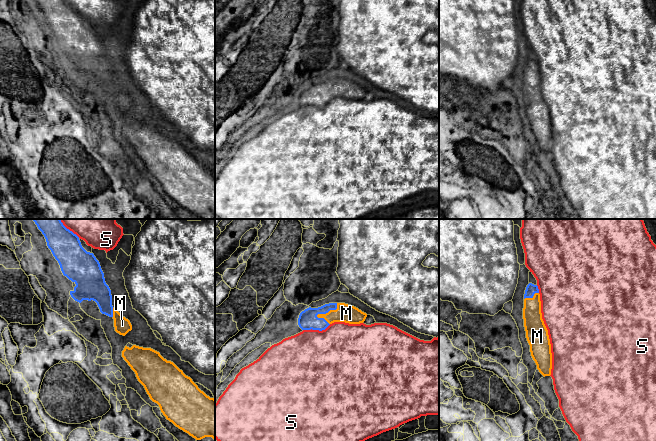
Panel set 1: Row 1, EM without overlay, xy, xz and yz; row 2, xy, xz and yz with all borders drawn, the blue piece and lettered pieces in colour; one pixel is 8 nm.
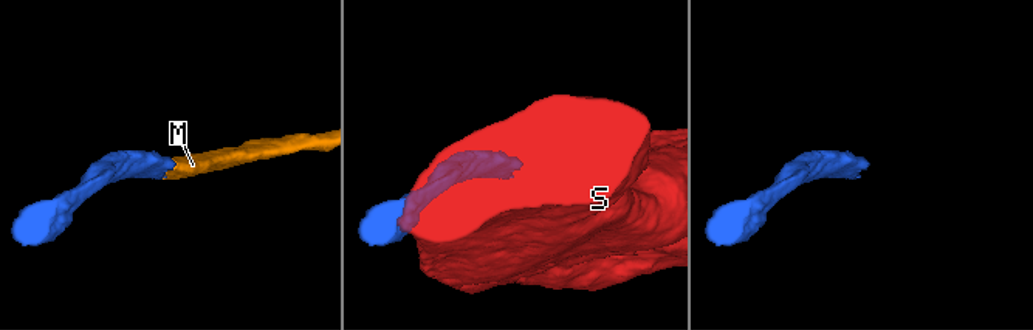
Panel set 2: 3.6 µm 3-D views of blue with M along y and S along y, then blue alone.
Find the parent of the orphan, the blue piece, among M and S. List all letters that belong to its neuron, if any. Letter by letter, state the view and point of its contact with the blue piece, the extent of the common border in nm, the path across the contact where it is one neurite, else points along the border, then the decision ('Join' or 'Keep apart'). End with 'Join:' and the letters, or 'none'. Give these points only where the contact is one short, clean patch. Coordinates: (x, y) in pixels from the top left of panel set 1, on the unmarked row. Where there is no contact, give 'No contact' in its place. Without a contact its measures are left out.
M: Touches blue at xz (328, 87). Shared border 200 nm. Path across: xz (308, 95), (328, 87), (346, 89). Join
S: Touches blue at xz (316, 105). Shared border 220 nm. Keep apart
Join: M

